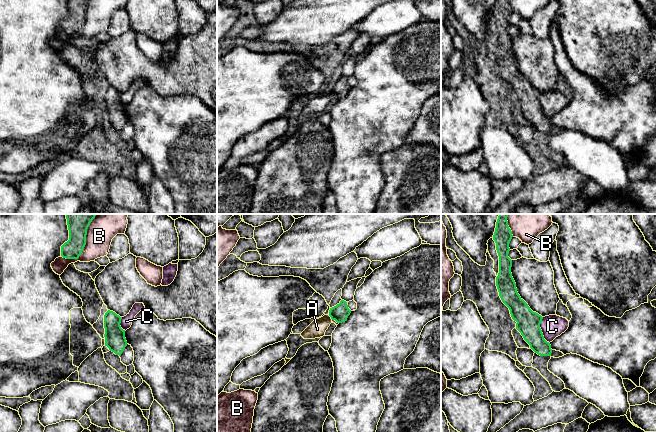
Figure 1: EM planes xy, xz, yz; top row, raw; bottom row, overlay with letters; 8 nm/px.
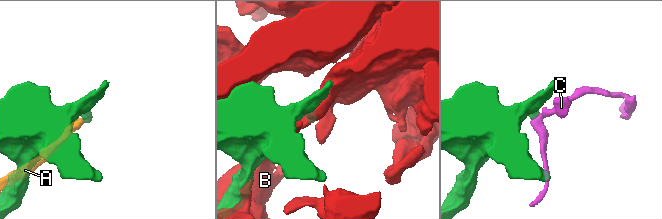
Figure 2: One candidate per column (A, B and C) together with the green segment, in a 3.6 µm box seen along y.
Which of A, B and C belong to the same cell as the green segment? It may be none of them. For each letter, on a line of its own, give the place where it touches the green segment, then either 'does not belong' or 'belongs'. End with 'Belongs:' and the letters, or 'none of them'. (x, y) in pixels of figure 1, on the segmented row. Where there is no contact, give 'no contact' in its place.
A: contact xz (330, 316); does not belong
B: contact xy (85, 244); does not belong
C: contact yz (541, 330); does not belong
Belongs: none of them

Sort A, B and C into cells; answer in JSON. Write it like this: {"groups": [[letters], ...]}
{"groups": [["A", "C"], ["B"]]}

